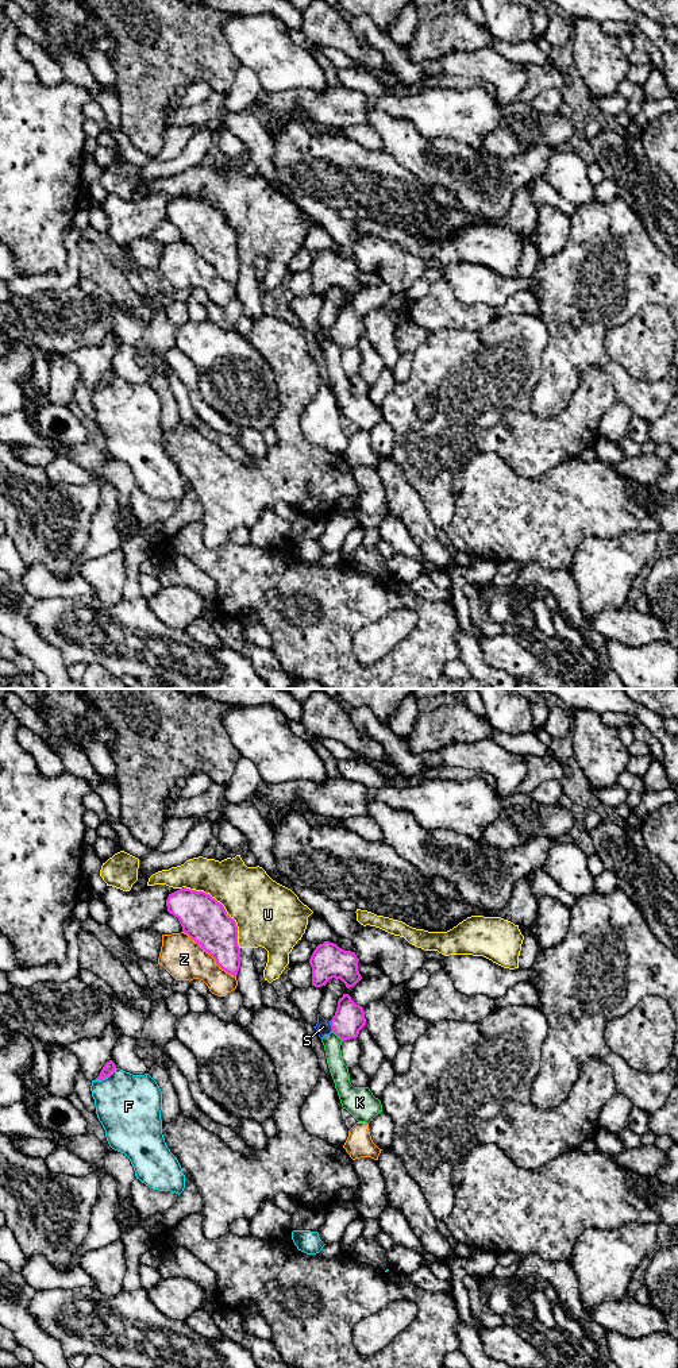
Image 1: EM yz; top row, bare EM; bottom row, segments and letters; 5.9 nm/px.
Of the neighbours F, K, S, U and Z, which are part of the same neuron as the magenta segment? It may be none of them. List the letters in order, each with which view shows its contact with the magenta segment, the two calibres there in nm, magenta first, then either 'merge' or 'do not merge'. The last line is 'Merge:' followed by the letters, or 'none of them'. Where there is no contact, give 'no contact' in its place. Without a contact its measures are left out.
F: meets magenta in yz; 70 nm thick on the magenta side, 380 nm on the other; do not merge
K: meets magenta in yz; 180 nm thick on the magenta side, 110 nm on the other; do not merge
S: meets magenta in yz; 180 nm thick on the magenta side, 90 nm on the other; do not merge
U: meets magenta in yz; 280 nm thick on the magenta side, 380 nm on the other; do not merge
Z: meets magenta in yz; 280 nm thick on the magenta side, 240 nm on the other; do not merge
Merge: none of them

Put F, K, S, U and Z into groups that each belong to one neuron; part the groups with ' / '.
F / K S / U / Z

